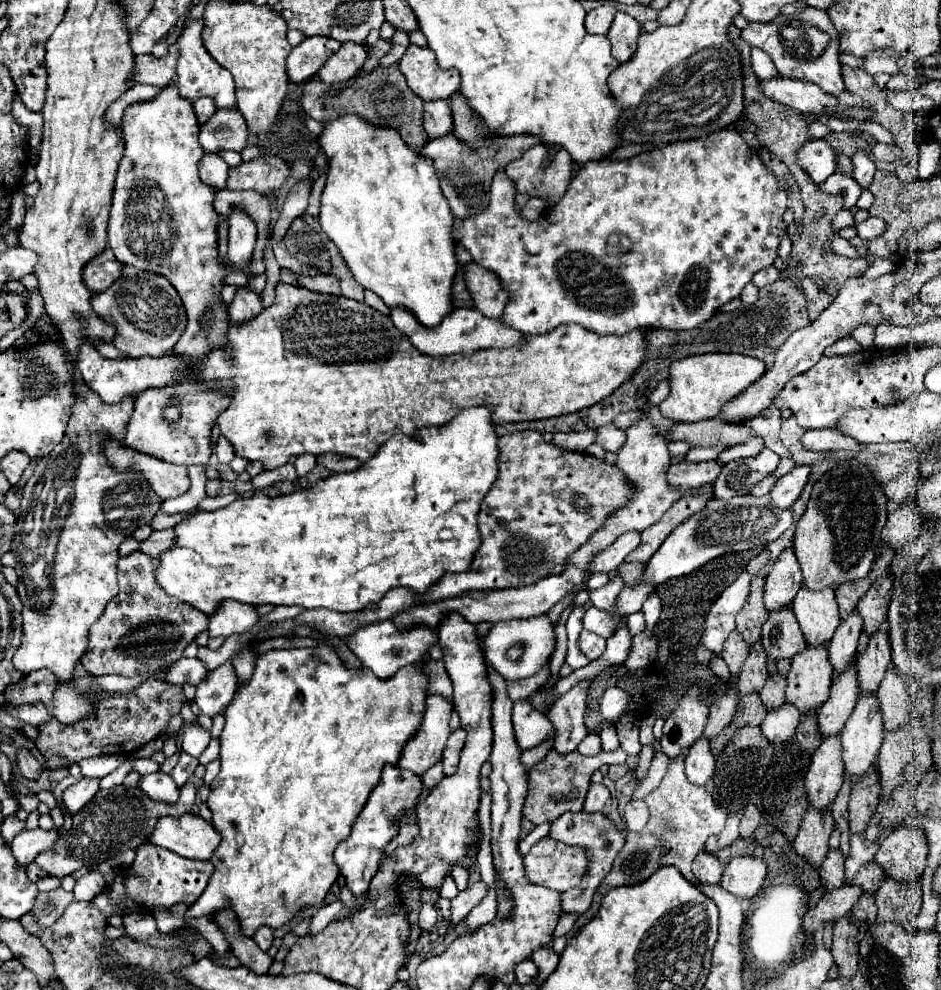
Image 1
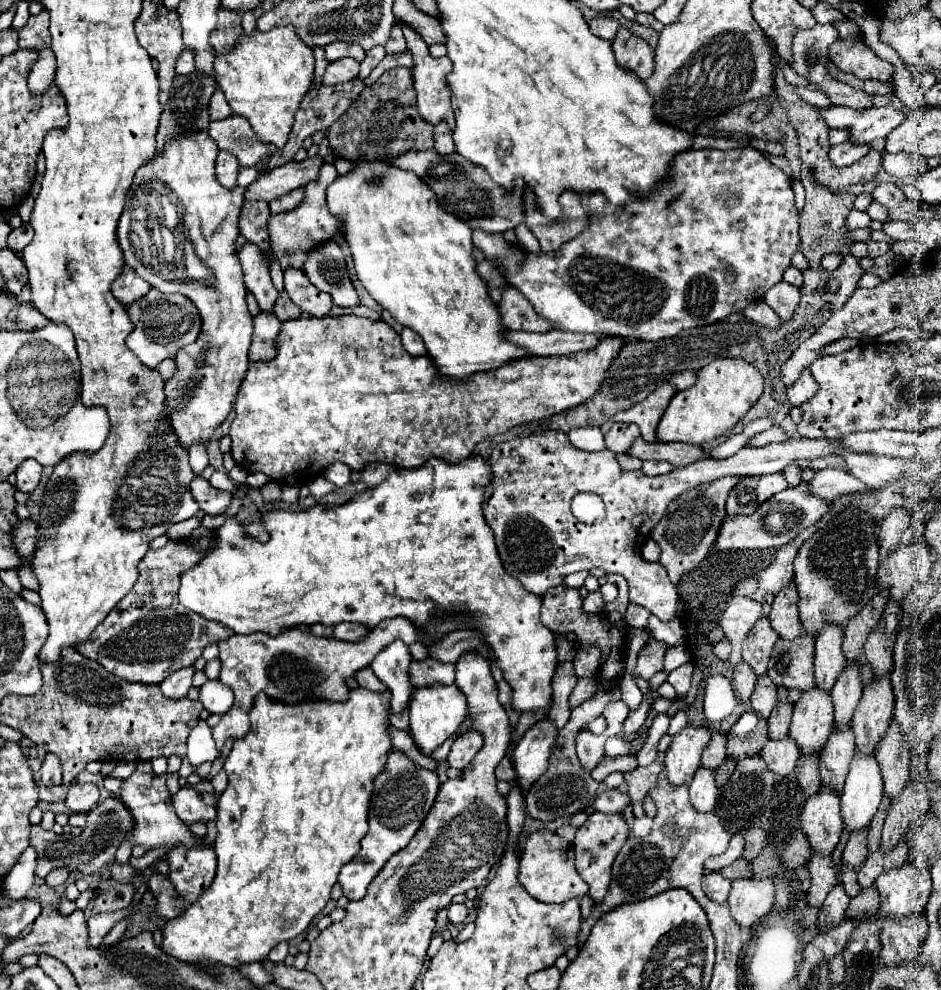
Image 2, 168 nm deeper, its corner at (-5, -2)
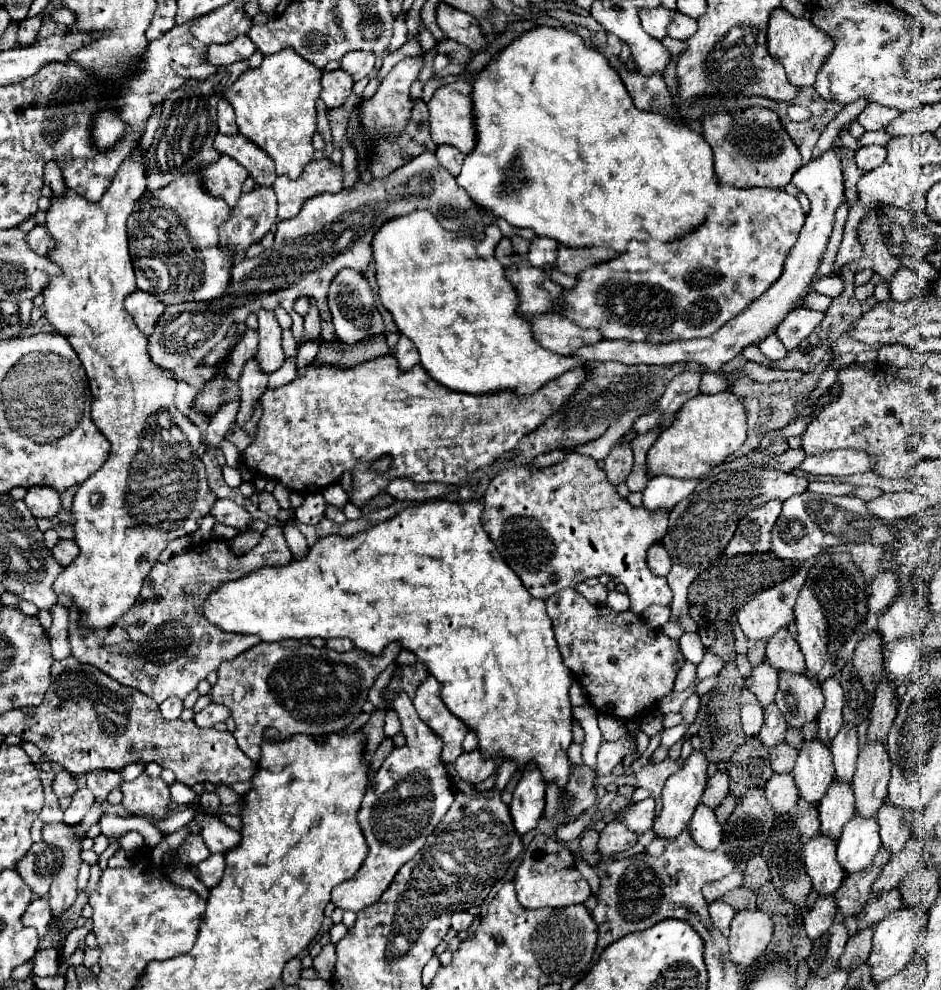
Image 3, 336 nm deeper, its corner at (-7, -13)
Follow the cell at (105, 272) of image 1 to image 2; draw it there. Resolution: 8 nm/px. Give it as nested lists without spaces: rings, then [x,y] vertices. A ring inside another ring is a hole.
[[[124,266],[122,274],[114,280],[112,284],[112,294],[122,302],[122,304],[132,304],[136,300],[142,300],[150,290],[150,284],[140,278],[132,268]]]

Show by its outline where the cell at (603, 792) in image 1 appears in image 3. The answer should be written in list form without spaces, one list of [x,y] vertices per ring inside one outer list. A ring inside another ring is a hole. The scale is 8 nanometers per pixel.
[[[648,797],[644,801],[636,801],[636,803],[628,803],[624,805],[620,811],[616,811],[616,819],[620,819],[630,831],[634,833],[646,833],[652,827],[652,821],[656,817],[654,811],[654,799]]]

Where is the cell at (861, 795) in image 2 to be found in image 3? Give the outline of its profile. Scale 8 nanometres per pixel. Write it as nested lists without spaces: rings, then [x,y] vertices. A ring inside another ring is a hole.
[[[854,813],[854,817],[844,825],[842,837],[838,839],[838,861],[846,873],[866,869],[874,855],[880,849],[878,835],[878,819],[862,817]]]

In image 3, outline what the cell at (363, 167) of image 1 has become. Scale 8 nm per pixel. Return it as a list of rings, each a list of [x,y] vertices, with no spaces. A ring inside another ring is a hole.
[[[414,211],[410,215],[402,215],[402,217],[394,217],[390,221],[386,221],[372,237],[372,243],[370,243],[370,249],[372,249],[372,259],[374,259],[374,265],[376,265],[376,283],[378,283],[378,293],[380,293],[380,301],[382,305],[392,313],[394,317],[394,323],[398,327],[398,331],[406,337],[412,339],[412,343],[418,347],[420,351],[420,363],[422,367],[426,369],[426,373],[438,381],[440,385],[448,387],[448,389],[454,389],[454,391],[462,391],[462,393],[490,393],[490,391],[500,391],[500,389],[510,389],[510,391],[518,391],[518,393],[532,393],[536,391],[538,387],[542,387],[546,381],[562,375],[564,371],[568,369],[574,369],[578,365],[584,365],[584,361],[580,359],[574,359],[574,357],[564,357],[564,355],[556,355],[544,347],[540,347],[534,337],[532,337],[532,331],[528,327],[528,323],[516,315],[516,291],[514,287],[506,281],[504,277],[504,267],[494,259],[494,247],[496,243],[502,239],[502,233],[500,229],[494,225],[492,231],[486,229],[486,237],[482,241],[474,241],[474,239],[464,239],[464,243],[460,243],[460,237],[456,233],[450,233],[446,229],[442,229],[438,225],[438,221],[434,219],[434,215],[430,211]]]

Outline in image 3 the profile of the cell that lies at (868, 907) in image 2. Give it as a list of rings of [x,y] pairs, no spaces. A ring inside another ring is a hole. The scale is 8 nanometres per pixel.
[[[872,925],[856,931],[848,939],[838,965],[846,967],[846,969],[852,969],[854,965],[864,963],[868,959],[868,955],[870,955],[870,945],[872,945]]]

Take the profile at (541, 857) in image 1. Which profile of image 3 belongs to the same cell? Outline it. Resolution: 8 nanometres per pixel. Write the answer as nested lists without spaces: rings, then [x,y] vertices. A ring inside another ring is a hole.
[[[536,835],[522,855],[522,863],[514,877],[518,901],[526,909],[560,909],[584,903],[592,893],[586,879],[578,873],[574,865],[574,853],[560,841],[548,835]]]

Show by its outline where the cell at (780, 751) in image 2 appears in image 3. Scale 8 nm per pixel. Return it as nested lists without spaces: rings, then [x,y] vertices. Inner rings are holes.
[[[774,773],[768,779],[764,791],[766,791],[766,799],[770,801],[770,805],[778,815],[786,815],[796,807],[798,787],[792,773]]]

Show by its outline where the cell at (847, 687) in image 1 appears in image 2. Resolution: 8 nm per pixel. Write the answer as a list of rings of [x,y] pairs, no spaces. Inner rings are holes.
[[[850,726],[834,730],[820,754],[820,778],[822,786],[830,786],[834,792],[842,792],[848,768],[854,756],[854,732]]]

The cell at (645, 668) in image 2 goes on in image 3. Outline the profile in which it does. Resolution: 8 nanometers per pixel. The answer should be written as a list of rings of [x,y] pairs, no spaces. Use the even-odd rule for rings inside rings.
[[[576,589],[558,591],[558,595],[546,599],[546,609],[564,665],[582,683],[588,703],[596,707],[598,713],[618,719],[642,717],[672,691],[684,657],[676,641],[662,631],[646,627],[642,617],[632,611],[616,613],[608,605],[594,607]]]

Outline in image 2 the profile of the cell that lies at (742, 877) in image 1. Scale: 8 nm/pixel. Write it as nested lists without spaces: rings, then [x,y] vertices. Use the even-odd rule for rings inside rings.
[[[734,880],[728,896],[730,914],[740,928],[752,928],[774,906],[774,884],[766,880]]]

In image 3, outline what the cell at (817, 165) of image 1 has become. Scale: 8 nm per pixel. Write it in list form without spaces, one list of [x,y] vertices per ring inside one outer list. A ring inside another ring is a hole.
[[[882,145],[860,147],[858,151],[854,151],[854,163],[856,163],[862,171],[876,169],[878,165],[882,165],[884,159],[886,159],[886,151],[884,151]]]

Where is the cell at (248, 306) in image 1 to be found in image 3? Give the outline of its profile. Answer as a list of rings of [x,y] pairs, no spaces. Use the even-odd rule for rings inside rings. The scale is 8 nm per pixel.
[[[252,357],[244,363],[240,379],[238,379],[238,385],[242,389],[242,397],[240,397],[242,401],[240,401],[240,411],[238,411],[236,423],[240,427],[250,419],[250,413],[254,409],[254,403],[256,403],[258,395],[262,395],[262,391],[268,387],[268,377],[270,375],[260,369],[256,357]]]

